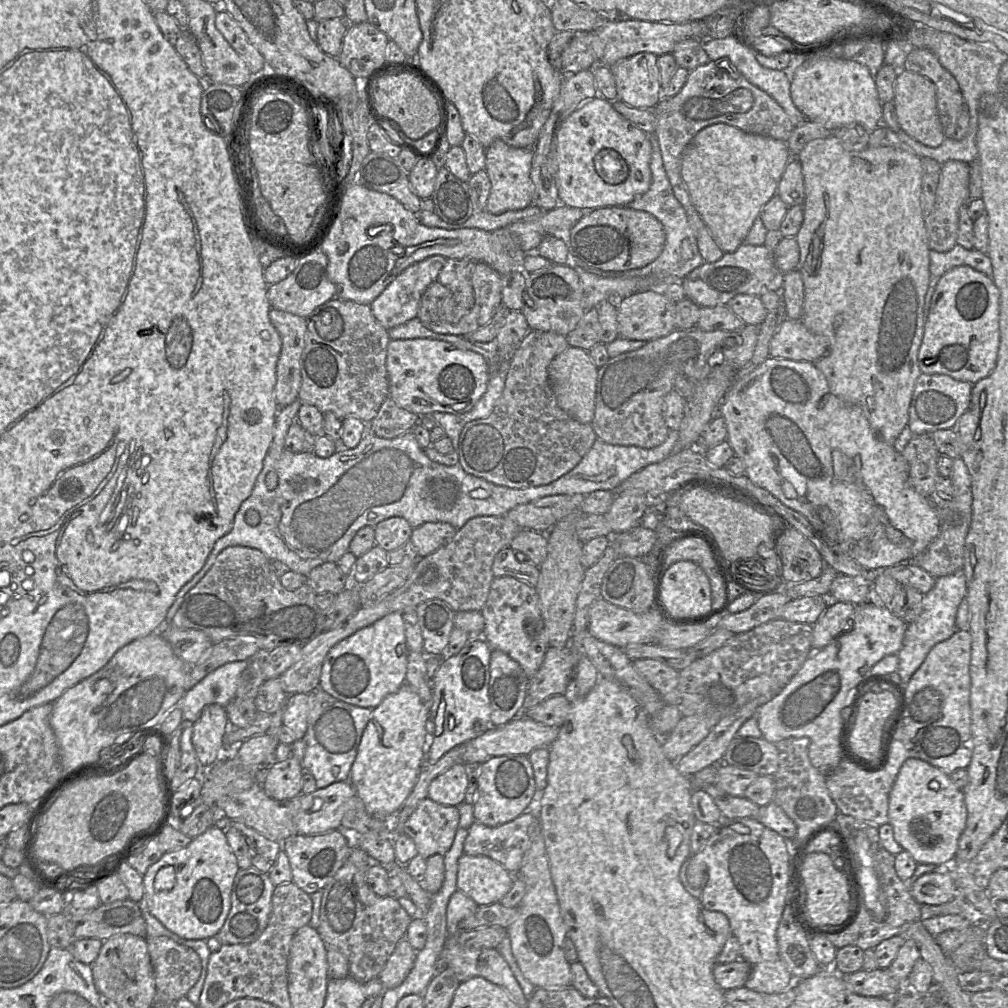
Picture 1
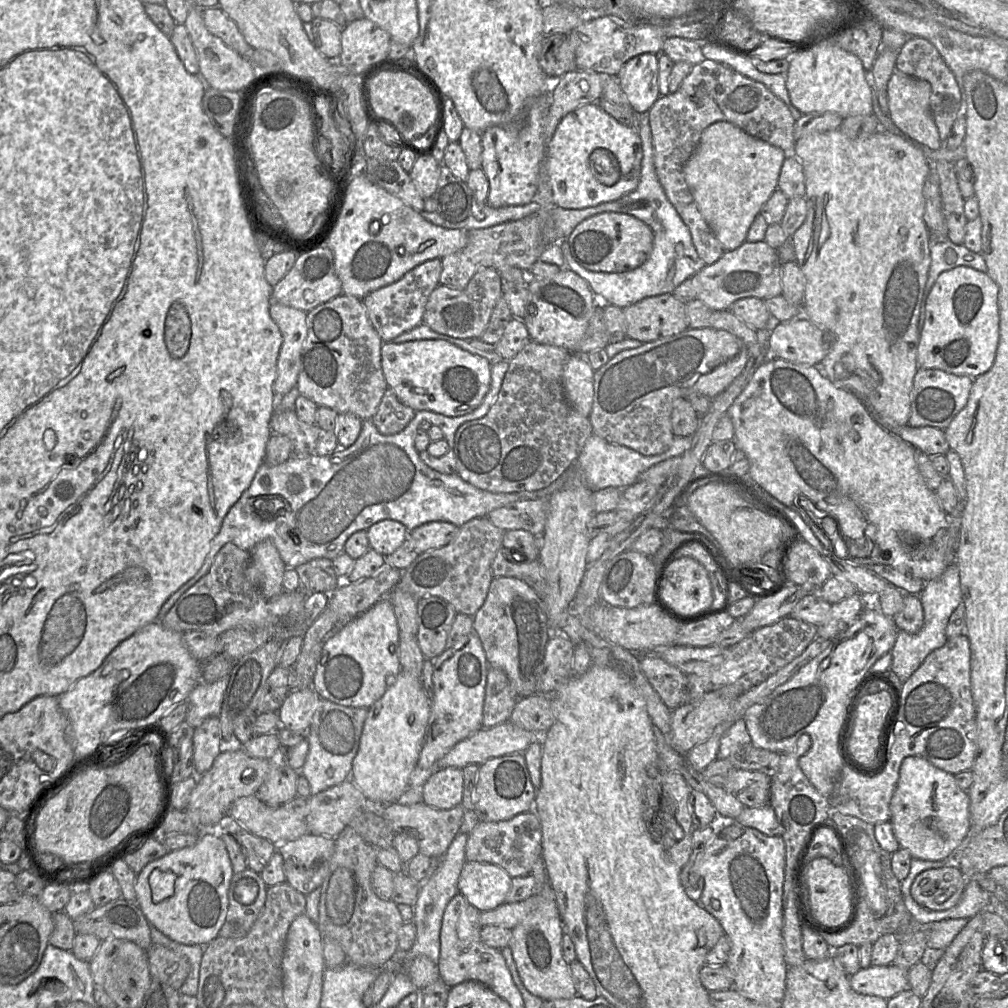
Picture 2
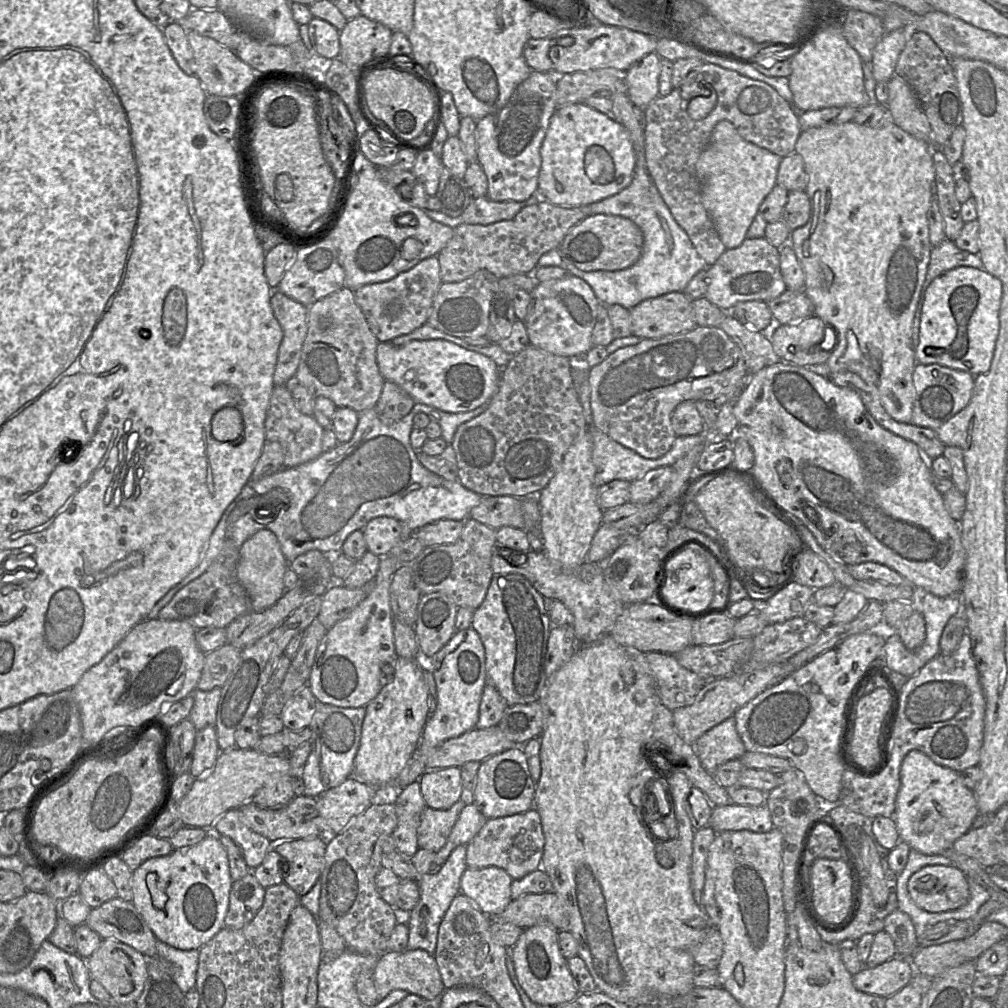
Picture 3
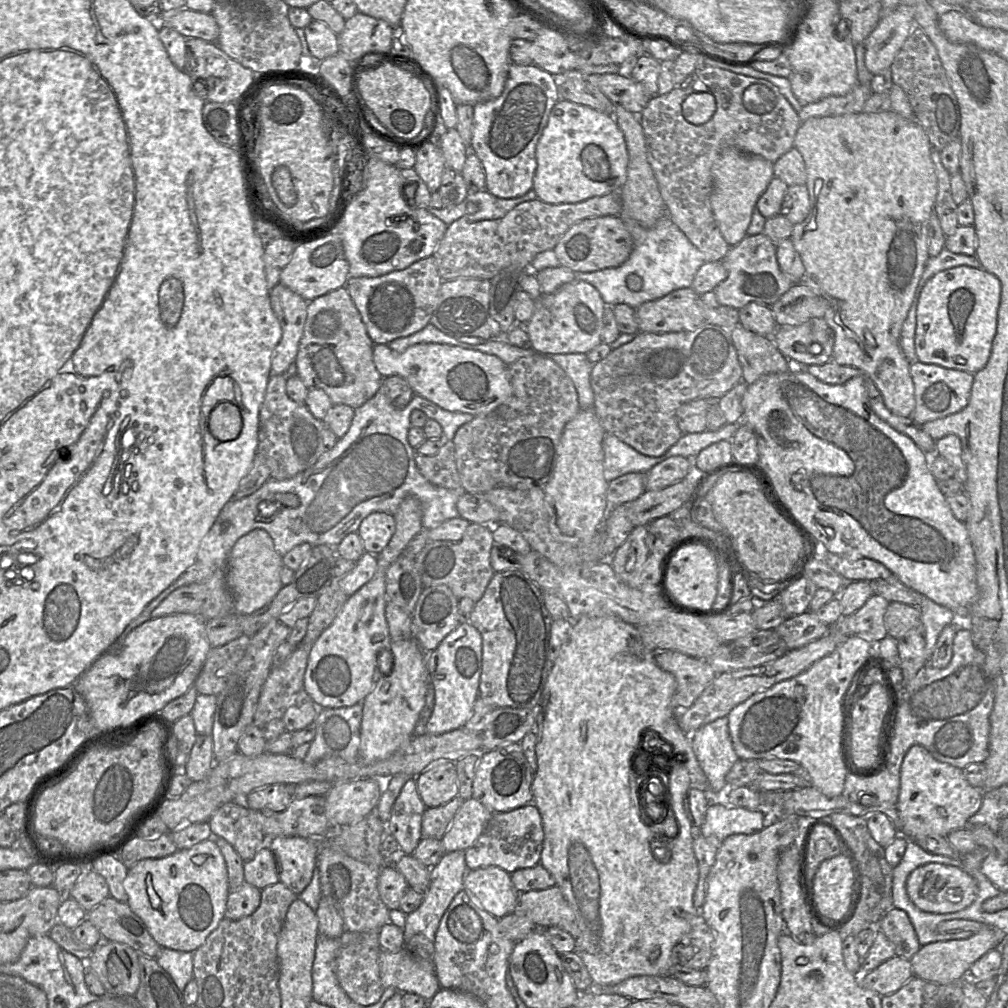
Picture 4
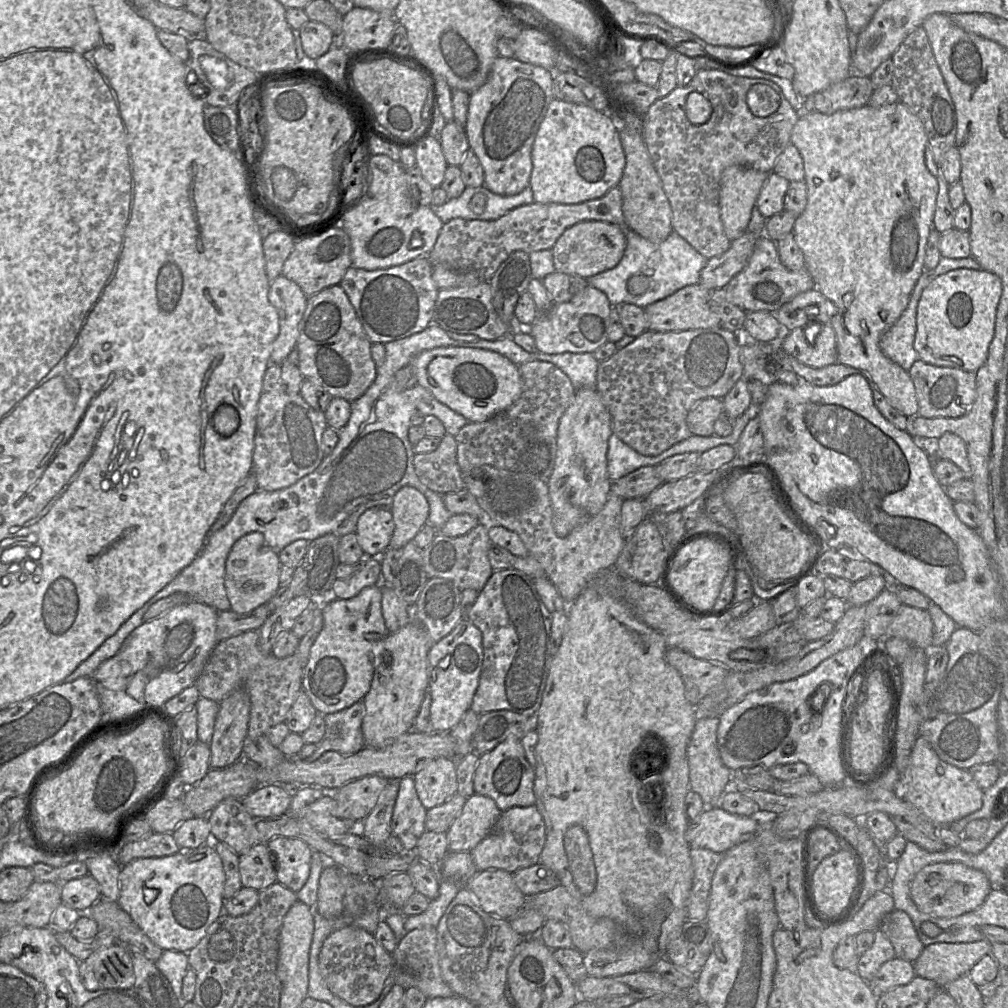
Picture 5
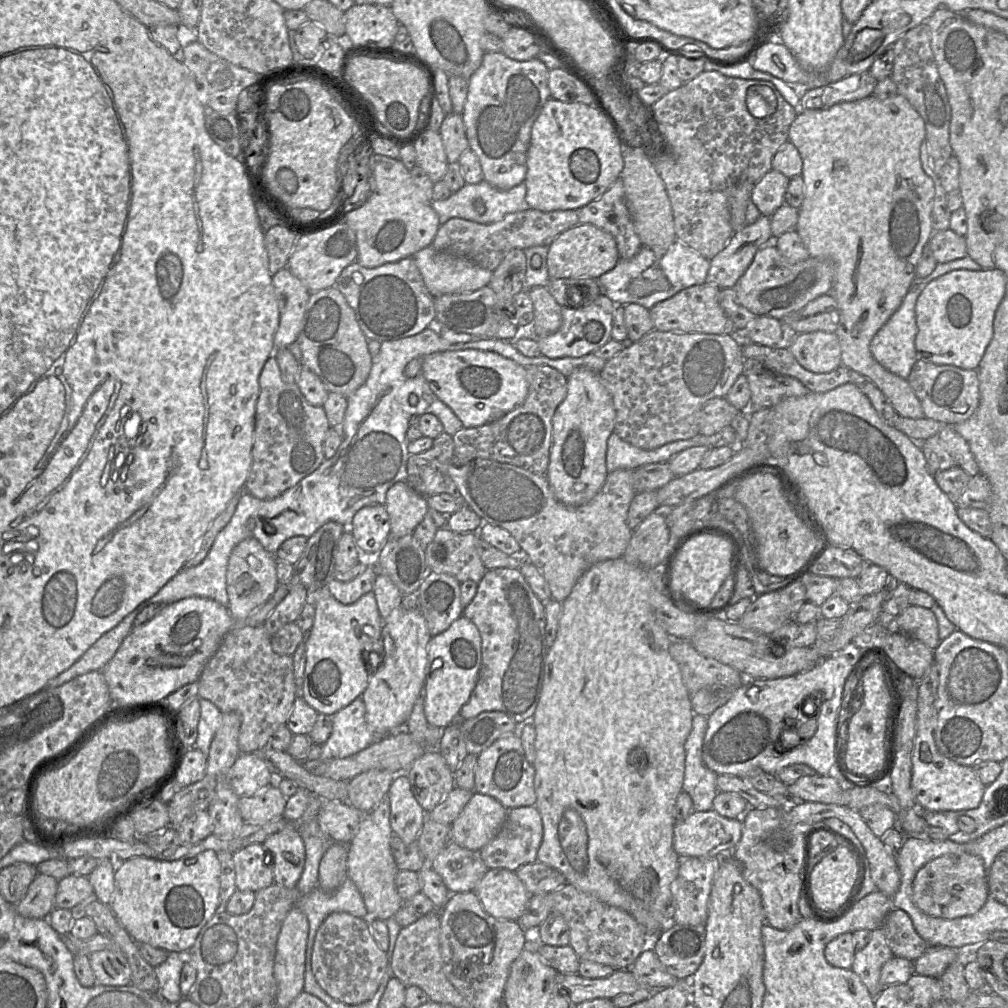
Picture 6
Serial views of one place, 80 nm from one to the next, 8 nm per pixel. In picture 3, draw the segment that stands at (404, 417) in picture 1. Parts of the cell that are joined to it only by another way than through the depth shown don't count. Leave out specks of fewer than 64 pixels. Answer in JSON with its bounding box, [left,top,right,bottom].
[375,381,415,424]

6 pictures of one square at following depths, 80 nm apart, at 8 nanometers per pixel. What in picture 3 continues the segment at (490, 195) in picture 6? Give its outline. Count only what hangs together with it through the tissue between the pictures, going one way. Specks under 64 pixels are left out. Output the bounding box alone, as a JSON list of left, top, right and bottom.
[424,190,542,229]

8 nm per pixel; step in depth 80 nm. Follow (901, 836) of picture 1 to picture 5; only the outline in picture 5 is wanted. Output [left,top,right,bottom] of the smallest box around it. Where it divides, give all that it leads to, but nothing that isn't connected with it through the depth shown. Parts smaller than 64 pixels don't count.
[901,737,984,827]

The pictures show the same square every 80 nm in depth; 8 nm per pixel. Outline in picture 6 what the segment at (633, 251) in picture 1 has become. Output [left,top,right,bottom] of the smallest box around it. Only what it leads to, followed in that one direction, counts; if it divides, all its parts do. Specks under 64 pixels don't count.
[546,224,618,279]

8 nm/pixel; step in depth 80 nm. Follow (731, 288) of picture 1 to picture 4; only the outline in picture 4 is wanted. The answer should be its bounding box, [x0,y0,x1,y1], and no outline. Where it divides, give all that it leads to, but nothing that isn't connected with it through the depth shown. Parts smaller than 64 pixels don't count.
[712,233,794,310]

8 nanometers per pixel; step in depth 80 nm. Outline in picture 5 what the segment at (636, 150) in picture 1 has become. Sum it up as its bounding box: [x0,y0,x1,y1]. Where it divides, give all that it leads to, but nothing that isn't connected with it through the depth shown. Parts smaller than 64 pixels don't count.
[528,98,625,204]

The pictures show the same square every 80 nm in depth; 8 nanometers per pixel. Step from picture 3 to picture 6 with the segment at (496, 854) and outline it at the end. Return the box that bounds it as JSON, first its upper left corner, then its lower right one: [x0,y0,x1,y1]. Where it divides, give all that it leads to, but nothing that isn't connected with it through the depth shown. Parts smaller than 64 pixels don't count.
[479,806,543,872]

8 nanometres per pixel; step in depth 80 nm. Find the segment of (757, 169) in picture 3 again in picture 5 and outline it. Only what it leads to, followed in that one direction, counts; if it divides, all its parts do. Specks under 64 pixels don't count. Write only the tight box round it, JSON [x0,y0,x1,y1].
[719,165,769,241]

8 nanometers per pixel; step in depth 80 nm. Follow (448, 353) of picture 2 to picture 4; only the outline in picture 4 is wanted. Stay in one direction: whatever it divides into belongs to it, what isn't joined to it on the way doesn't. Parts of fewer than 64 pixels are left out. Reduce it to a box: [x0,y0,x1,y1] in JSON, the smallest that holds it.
[373,343,512,416]

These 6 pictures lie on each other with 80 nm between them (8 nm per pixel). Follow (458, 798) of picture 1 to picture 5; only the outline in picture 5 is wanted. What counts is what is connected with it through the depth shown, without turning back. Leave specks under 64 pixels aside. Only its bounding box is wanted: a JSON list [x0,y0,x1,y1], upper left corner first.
[412,757,457,810]

